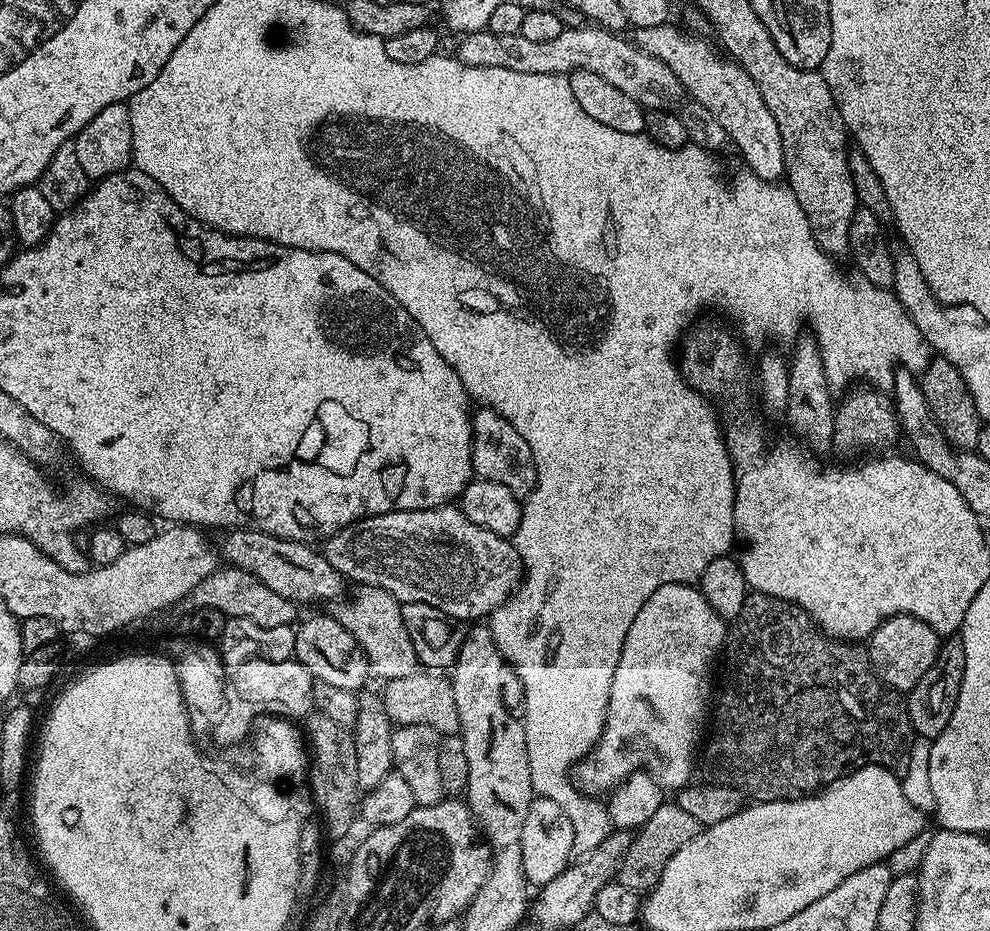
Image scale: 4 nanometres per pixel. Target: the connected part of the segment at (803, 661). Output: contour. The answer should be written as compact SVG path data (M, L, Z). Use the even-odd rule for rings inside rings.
M749 591L748 597L744 599L742 610L738 610L736 619L731 621L726 632L726 639L722 649L722 661L724 668L728 671L728 677L724 680L724 693L720 696L720 701L716 704L716 717L711 717L710 731L708 736L708 768L712 771L711 779L718 784L725 784L731 788L737 788L744 793L745 797L756 802L765 800L800 800L804 796L810 796L820 791L822 788L833 784L835 780L841 780L843 776L858 768L866 768L869 764L877 764L883 768L888 768L891 772L902 774L910 762L910 750L914 733L912 723L908 717L908 708L900 708L892 696L884 696L880 688L876 688L876 680L868 676L869 668L864 668L863 647L852 642L837 642L828 639L820 640L812 628L808 628L809 619L804 620L800 612L792 612L792 608L785 608L779 600L773 596L767 596L761 592Z

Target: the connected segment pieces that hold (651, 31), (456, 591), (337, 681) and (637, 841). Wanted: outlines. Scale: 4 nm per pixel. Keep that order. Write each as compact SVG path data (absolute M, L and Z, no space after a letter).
M674 24L637 28L632 34L633 43L646 54L658 58L658 62L666 62L666 66L674 70L674 78L678 78L681 89L689 92L704 112L718 118L718 126L726 130L733 145L736 143L747 171L763 180L779 181L784 176L782 134L778 134L778 122L774 122L774 114L770 114L754 78L750 78L735 60L721 54L715 47L712 49L700 37L675 28Z
M458 506L387 512L355 520L323 541L322 554L345 581L360 586L374 584L389 592L401 605L425 604L457 622L480 622L491 617L492 611L507 602L522 579L520 555L516 553L513 541L490 530L482 530L482 526L474 526Z
M332 614L308 616L302 620L295 625L295 659L299 660L302 666L306 666L306 670L310 670L316 680L330 682L330 686L339 686L341 690L351 692L363 689L367 685L364 683L370 680L368 659L350 630L346 630L346 626L342 626L342 622L338 622Z
M674 802L658 806L656 813L650 817L650 822L646 822L635 833L636 836L629 839L626 854L616 868L615 883L641 894L651 892L654 886L658 886L662 870L666 870L666 862L670 862L670 858L674 858L674 854L678 854L678 850L682 850L682 846L686 846L686 842L693 840L701 831L698 818L686 814L686 810L682 810Z

